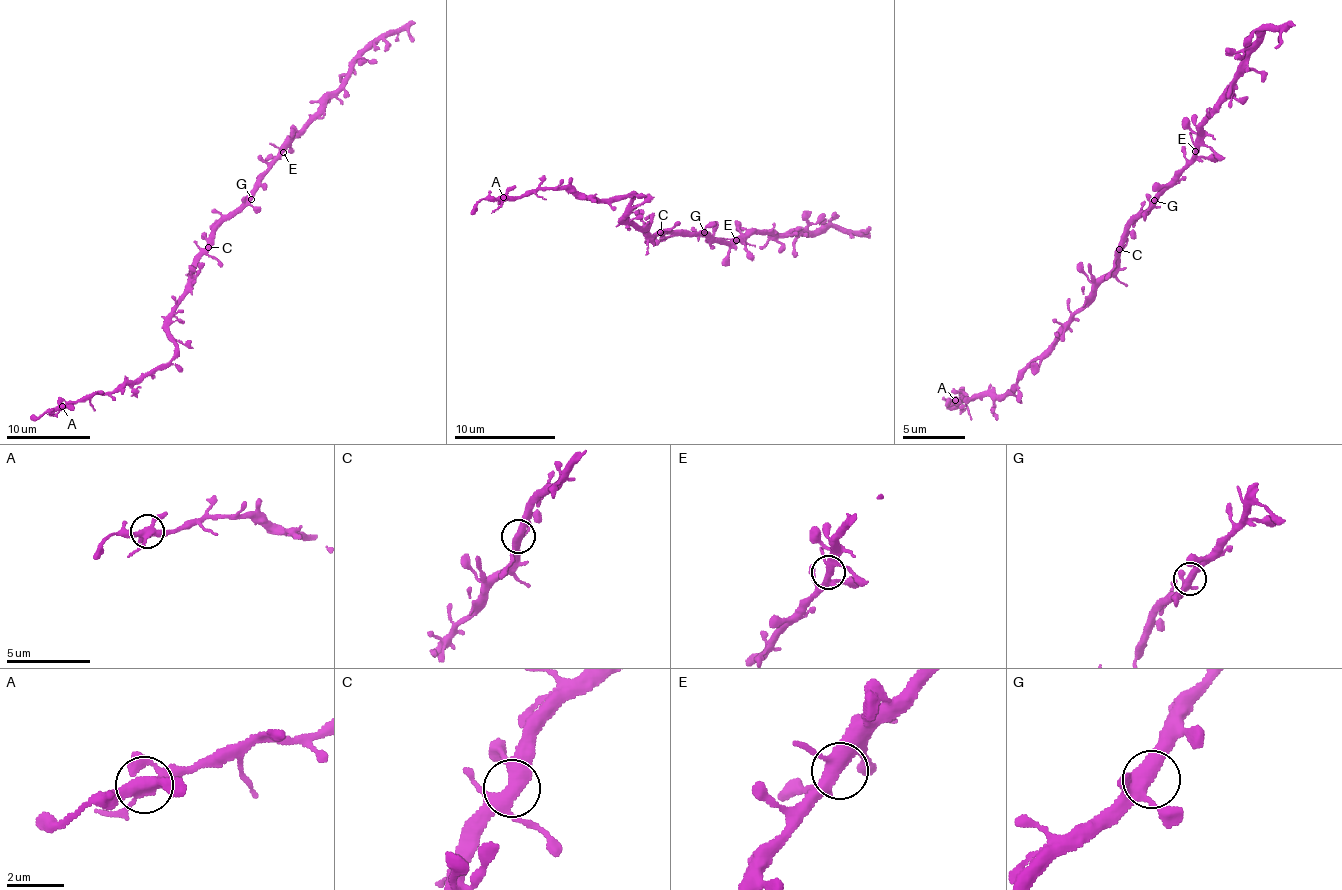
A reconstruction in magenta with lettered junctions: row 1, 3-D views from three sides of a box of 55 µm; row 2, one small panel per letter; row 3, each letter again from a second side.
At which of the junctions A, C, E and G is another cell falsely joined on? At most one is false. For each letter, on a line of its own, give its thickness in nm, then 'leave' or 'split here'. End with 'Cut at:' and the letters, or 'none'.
A: 380 nm | leave
C: 400 nm | leave
E: 360 nm | leave
G: 400 nm | leave
Cut at: none

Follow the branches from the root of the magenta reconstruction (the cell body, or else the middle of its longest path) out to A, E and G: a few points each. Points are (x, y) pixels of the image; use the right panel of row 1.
A: (1124, 242), (1094, 302), (1016, 386), (954, 399)
E: (1124, 242), (1124, 233), (1131, 221), (1146, 211), (1154, 194), (1192, 160), (1195, 151)
G: (1124, 242), (1124, 233), (1131, 221), (1147, 214), (1154, 200)

